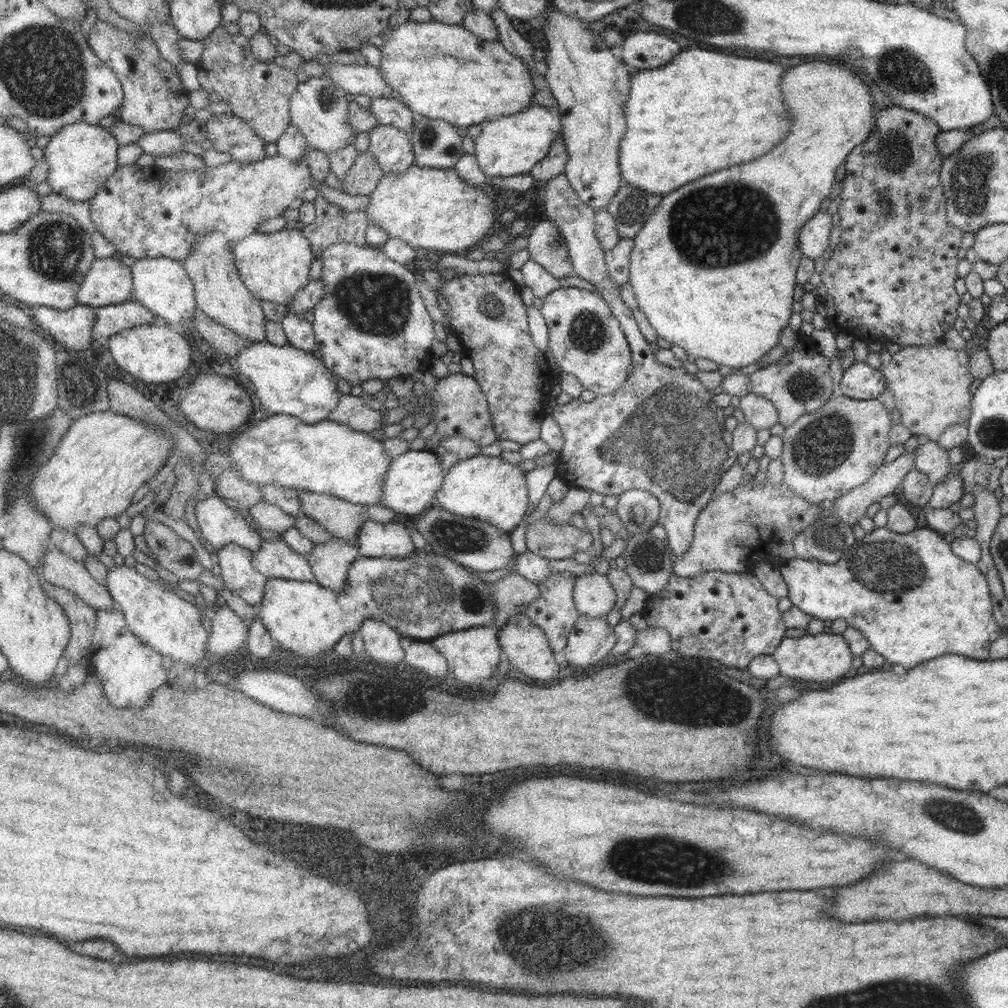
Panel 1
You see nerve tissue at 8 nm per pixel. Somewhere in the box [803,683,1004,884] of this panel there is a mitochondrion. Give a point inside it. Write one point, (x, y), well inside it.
(956, 815)

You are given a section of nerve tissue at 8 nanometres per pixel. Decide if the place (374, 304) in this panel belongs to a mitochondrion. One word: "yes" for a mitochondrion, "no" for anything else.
yes

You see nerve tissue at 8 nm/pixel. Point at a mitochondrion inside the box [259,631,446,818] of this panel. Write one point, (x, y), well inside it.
(390, 704)

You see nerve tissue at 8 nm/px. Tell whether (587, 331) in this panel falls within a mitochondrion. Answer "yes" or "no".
yes

